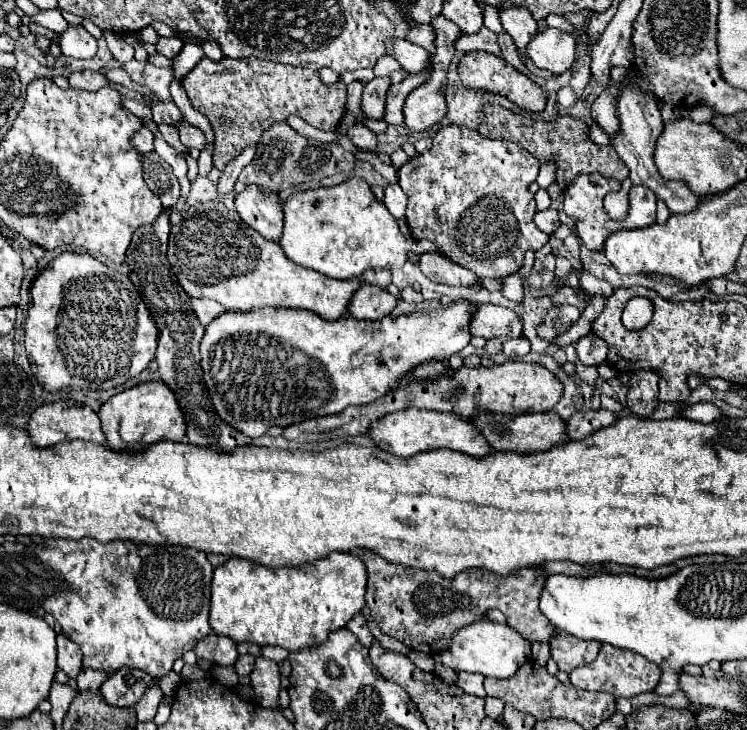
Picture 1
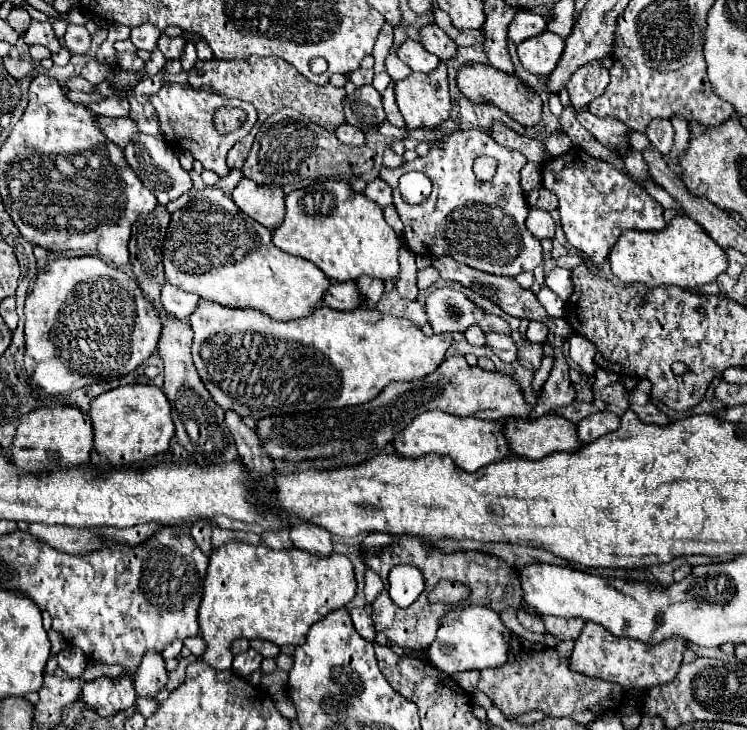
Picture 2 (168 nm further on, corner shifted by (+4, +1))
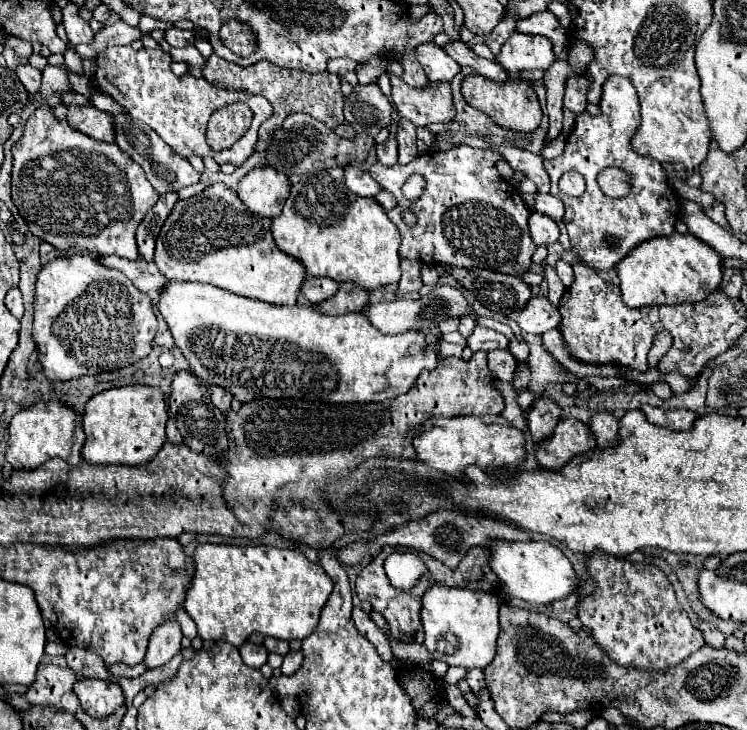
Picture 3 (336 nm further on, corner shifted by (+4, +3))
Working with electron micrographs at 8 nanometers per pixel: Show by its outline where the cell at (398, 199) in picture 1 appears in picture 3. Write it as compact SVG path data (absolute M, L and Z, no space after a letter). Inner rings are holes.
M344 166L344 180L346 186L358 194L358 196L376 196L382 188L378 188L378 182L374 182L374 178L370 178L368 172L356 168L356 166Z

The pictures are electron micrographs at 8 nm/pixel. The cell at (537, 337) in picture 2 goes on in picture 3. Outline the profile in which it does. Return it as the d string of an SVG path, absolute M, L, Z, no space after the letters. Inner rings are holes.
M532 298L524 310L512 314L510 318L528 334L544 334L552 328L558 328L560 312L550 304L548 298Z

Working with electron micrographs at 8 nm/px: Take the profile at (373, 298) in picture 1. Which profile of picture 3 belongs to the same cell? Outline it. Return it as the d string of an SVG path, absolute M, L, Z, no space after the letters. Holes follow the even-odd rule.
M306 278L302 282L300 288L300 296L306 298L310 304L318 304L324 302L326 298L330 298L330 294L334 294L334 290L338 290L338 282L330 282L330 278Z

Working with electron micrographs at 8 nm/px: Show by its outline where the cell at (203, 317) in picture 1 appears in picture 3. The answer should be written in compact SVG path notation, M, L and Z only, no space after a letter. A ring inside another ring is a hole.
M98 256L96 258L102 266L116 268L122 274L126 274L132 284L142 292L158 292L162 286L166 286L166 278L160 274L158 266L154 262L146 262L142 258L138 260L126 260L120 256Z

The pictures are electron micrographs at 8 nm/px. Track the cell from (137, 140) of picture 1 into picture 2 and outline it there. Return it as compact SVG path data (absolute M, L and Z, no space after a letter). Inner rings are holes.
M98 118L98 124L102 128L102 132L106 134L106 138L110 142L114 142L120 148L126 148L130 144L132 134L138 134L138 126L132 118Z

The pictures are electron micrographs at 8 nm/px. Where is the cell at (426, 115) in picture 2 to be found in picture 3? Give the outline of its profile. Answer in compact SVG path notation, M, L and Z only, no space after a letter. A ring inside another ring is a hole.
M390 76L392 104L396 112L408 118L414 126L428 126L432 122L452 122L456 110L452 106L452 90L446 82L430 82L428 90L406 86L402 78Z

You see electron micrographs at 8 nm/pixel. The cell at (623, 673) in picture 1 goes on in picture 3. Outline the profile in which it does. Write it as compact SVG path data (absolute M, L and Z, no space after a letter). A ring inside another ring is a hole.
M590 554L586 558L586 568L590 578L594 580L594 590L580 602L578 618L582 620L584 628L590 628L594 640L602 650L620 666L636 666L636 668L650 668L650 670L664 670L682 662L694 650L704 644L704 638L698 628L692 626L688 614L676 600L674 588L670 580L658 566L644 564L644 562L628 562L608 554Z

